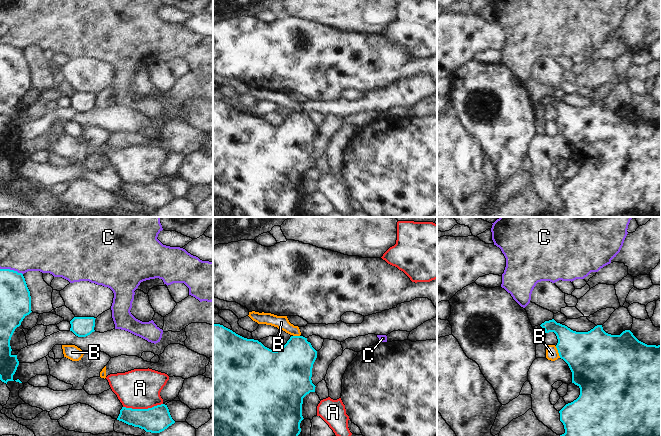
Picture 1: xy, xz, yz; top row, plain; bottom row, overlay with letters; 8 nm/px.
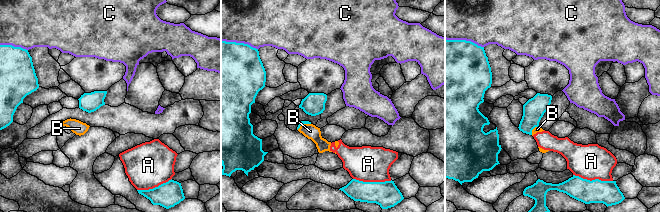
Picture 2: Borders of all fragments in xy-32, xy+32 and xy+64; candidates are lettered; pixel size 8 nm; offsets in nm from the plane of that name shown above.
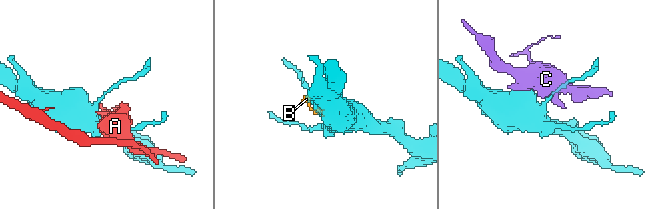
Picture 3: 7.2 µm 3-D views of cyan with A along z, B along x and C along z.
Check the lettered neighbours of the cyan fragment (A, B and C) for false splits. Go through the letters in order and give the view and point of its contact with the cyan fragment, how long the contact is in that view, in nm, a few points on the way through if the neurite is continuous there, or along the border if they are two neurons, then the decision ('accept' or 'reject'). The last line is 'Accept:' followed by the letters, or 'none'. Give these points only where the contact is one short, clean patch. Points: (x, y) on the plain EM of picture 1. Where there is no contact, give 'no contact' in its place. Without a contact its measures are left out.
A: contact xy (142, 185); length 320 nm; reject
B: contact yz (558, 128); length 100 nm; border yz (555, 122), (560, 133); reject
C: contact xy (11, 46); length 190 nm; reject
Accept: none

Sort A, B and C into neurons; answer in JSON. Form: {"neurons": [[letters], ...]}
{"neurons": [["A", "B"], ["C"]]}

